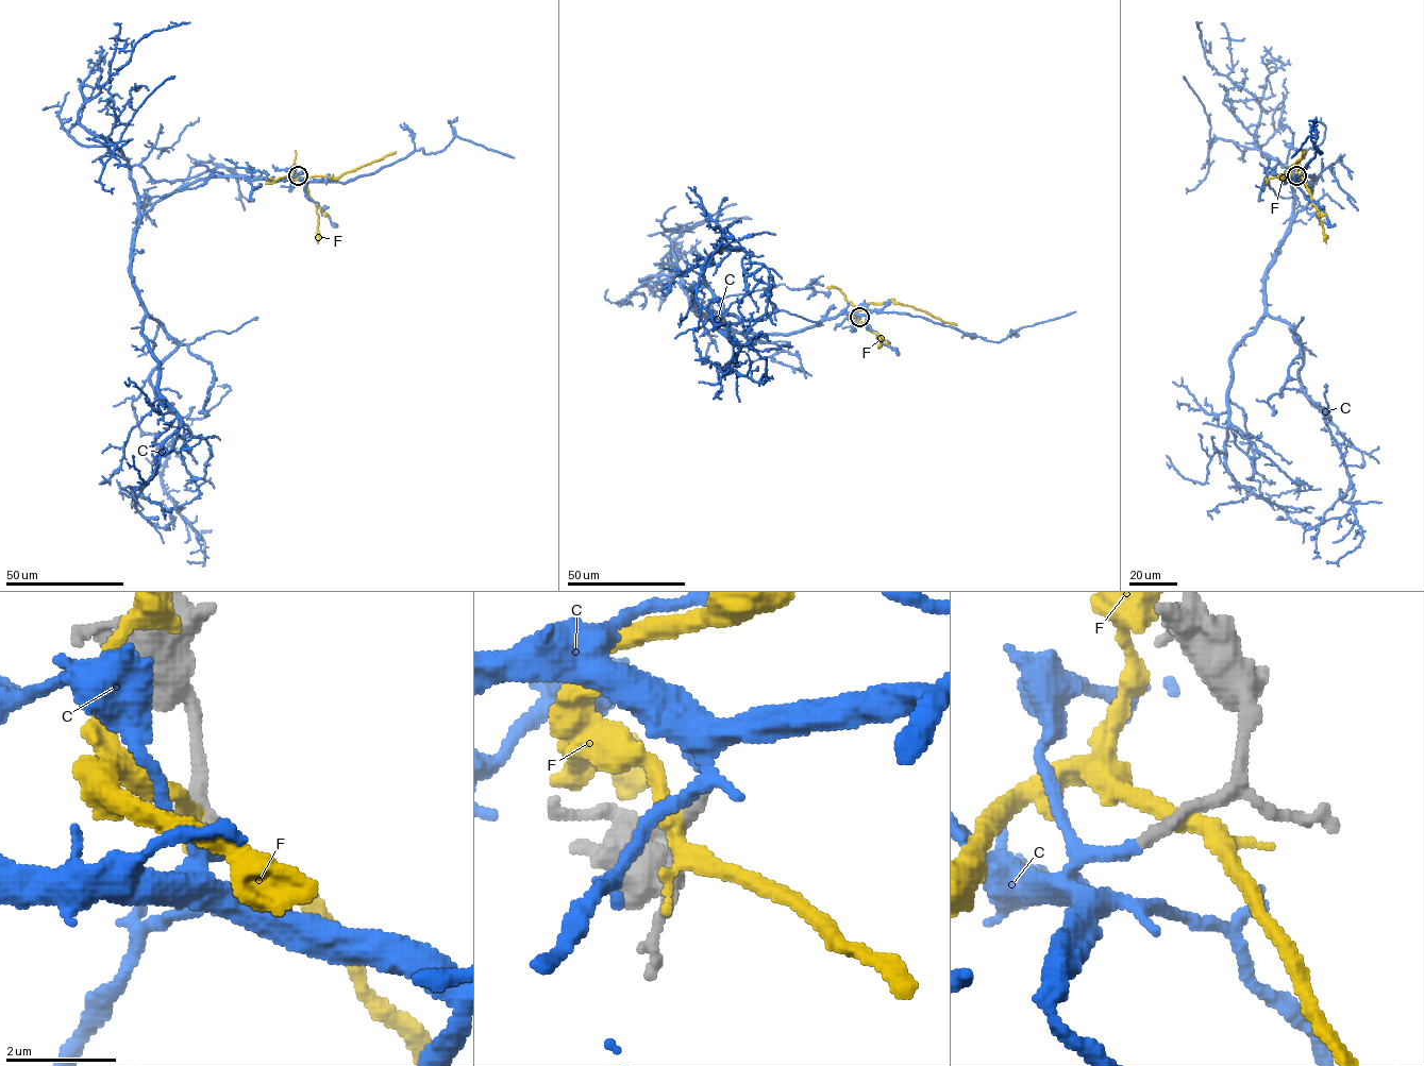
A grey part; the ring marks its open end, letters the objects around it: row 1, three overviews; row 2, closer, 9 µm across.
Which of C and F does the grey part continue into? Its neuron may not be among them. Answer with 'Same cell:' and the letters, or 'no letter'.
Same cell: C

